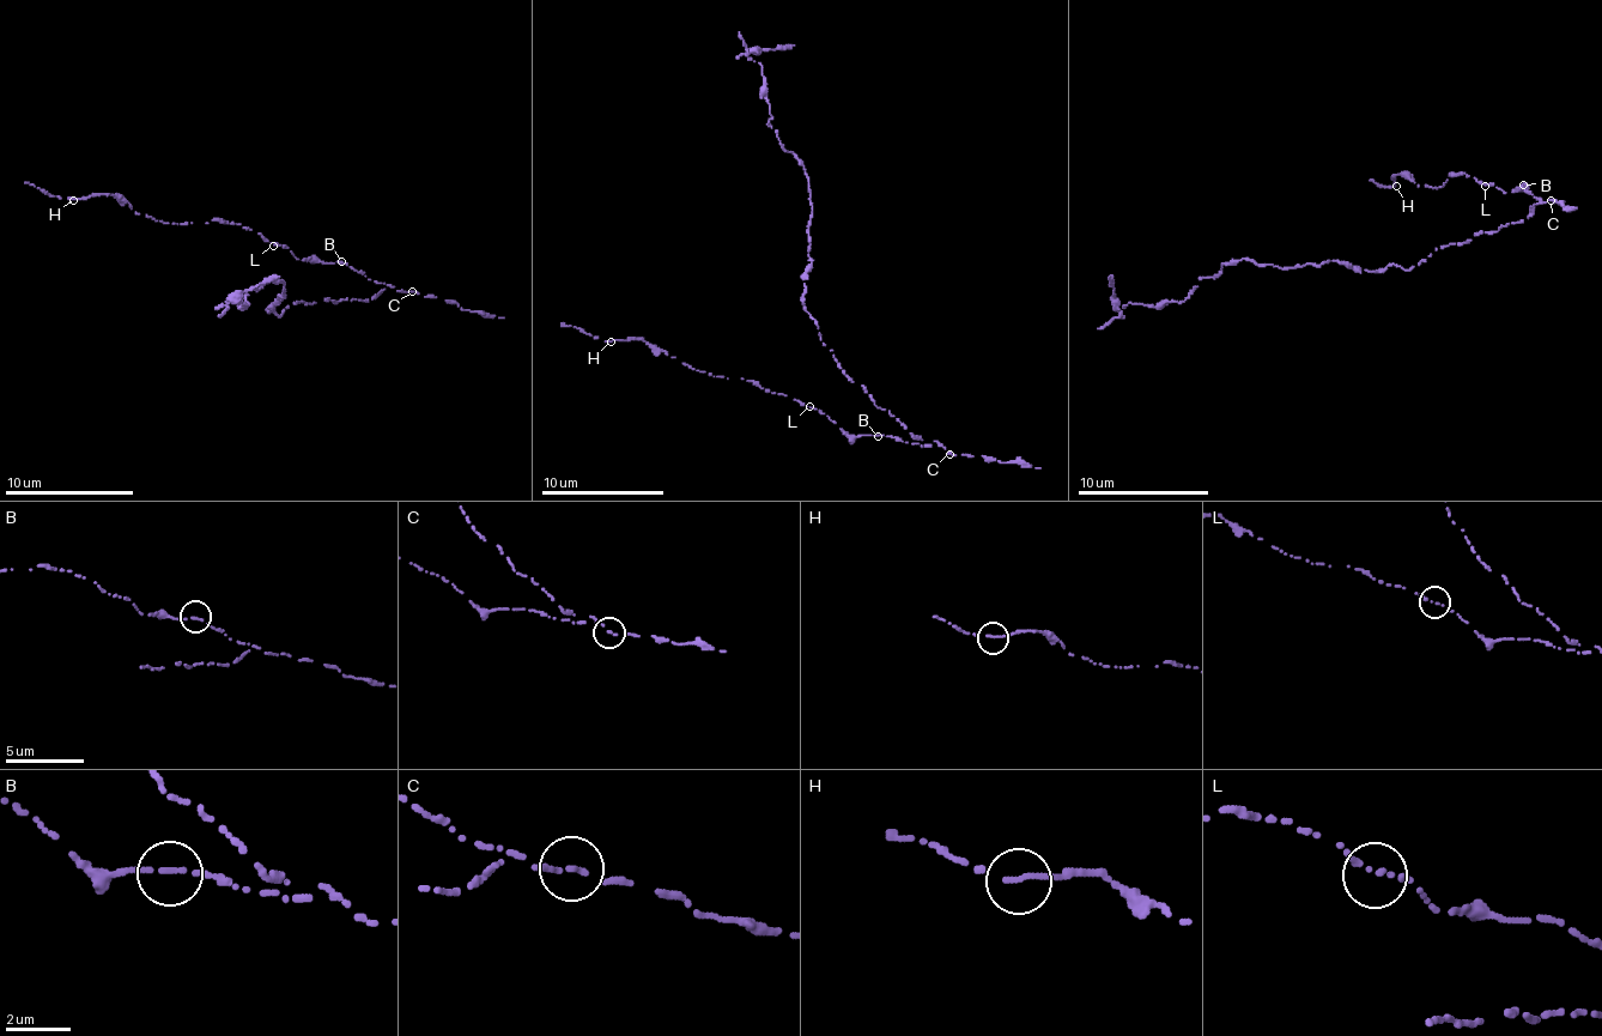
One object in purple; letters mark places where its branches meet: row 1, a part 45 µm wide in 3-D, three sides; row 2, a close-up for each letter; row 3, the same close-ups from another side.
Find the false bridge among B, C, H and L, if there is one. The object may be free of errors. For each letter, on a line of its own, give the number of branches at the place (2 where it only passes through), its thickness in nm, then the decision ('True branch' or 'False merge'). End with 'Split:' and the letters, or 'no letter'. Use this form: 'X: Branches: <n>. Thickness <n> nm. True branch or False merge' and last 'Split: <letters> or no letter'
B: Branches: 2. Thickness 150 nm. True branch
C: Branches: 2. Thickness 140 nm. False merge
H: Branches: 1. Thickness 200 nm. True branch
L: Branches: 2. Thickness 140 nm. True branch
Split: C

